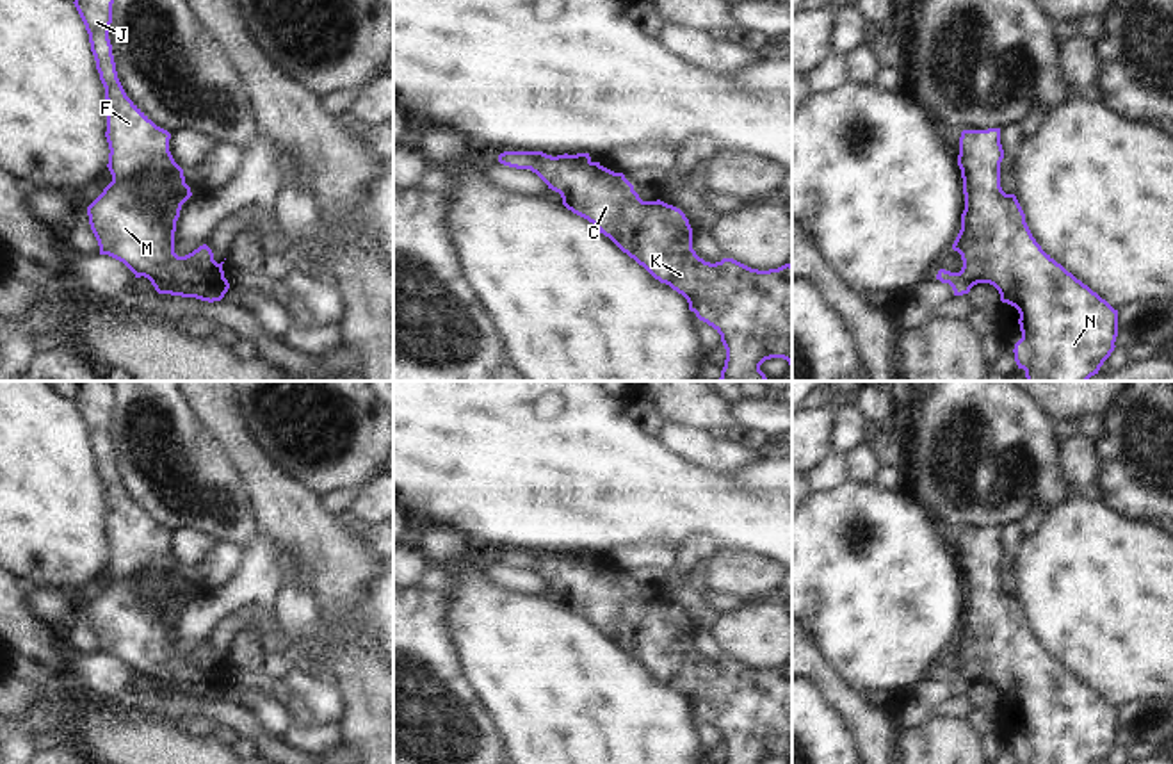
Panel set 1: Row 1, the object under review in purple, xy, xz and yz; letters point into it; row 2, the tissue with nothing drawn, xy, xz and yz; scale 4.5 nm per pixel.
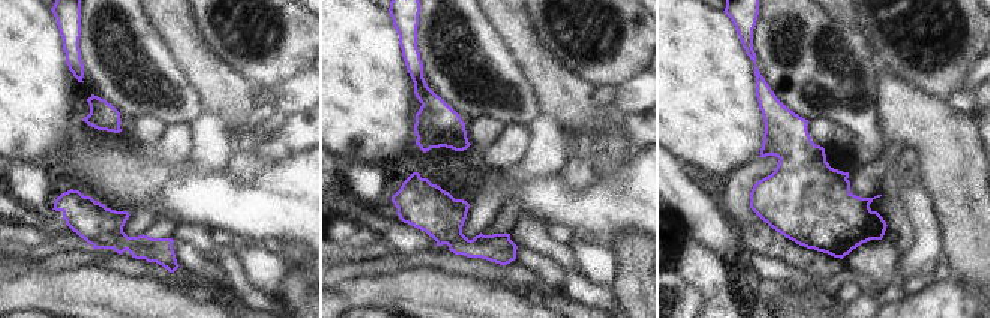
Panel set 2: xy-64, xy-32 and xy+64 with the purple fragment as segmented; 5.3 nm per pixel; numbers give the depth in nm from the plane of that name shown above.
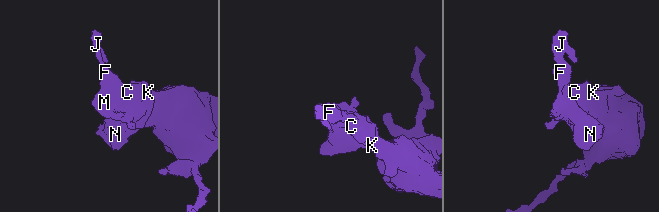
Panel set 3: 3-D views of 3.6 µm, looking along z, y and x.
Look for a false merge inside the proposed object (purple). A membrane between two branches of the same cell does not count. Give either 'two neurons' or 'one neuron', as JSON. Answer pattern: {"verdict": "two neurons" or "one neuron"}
{"verdict": "one neuron"}

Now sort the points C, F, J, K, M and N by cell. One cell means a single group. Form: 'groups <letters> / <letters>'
groups C F J K M N

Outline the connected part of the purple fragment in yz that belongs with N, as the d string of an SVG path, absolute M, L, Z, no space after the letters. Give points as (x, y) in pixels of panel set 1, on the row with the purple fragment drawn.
M1000 128L961 132L958 166L965 210L952 249L961 255L963 267L959 272L940 269L936 280L949 283L954 296L968 294L977 283L990 283L1002 303L1018 310L1022 338L1013 353L1027 381L1088 381L1116 347L1118 310L1041 249L1016 196L1000 187L1002 158Z

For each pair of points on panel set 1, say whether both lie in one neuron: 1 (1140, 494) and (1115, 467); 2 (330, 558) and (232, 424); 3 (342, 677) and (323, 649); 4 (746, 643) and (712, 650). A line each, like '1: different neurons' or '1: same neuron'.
1: same neuron
2: same neuron
3: different neurons
4: different neurons

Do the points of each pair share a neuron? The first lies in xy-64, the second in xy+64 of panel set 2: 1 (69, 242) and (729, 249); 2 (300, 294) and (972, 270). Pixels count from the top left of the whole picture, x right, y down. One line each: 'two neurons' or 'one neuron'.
1: two neurons
2: one neuron

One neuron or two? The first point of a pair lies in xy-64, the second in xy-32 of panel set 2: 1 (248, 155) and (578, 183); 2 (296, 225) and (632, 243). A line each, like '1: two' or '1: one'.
1: one
2: two

